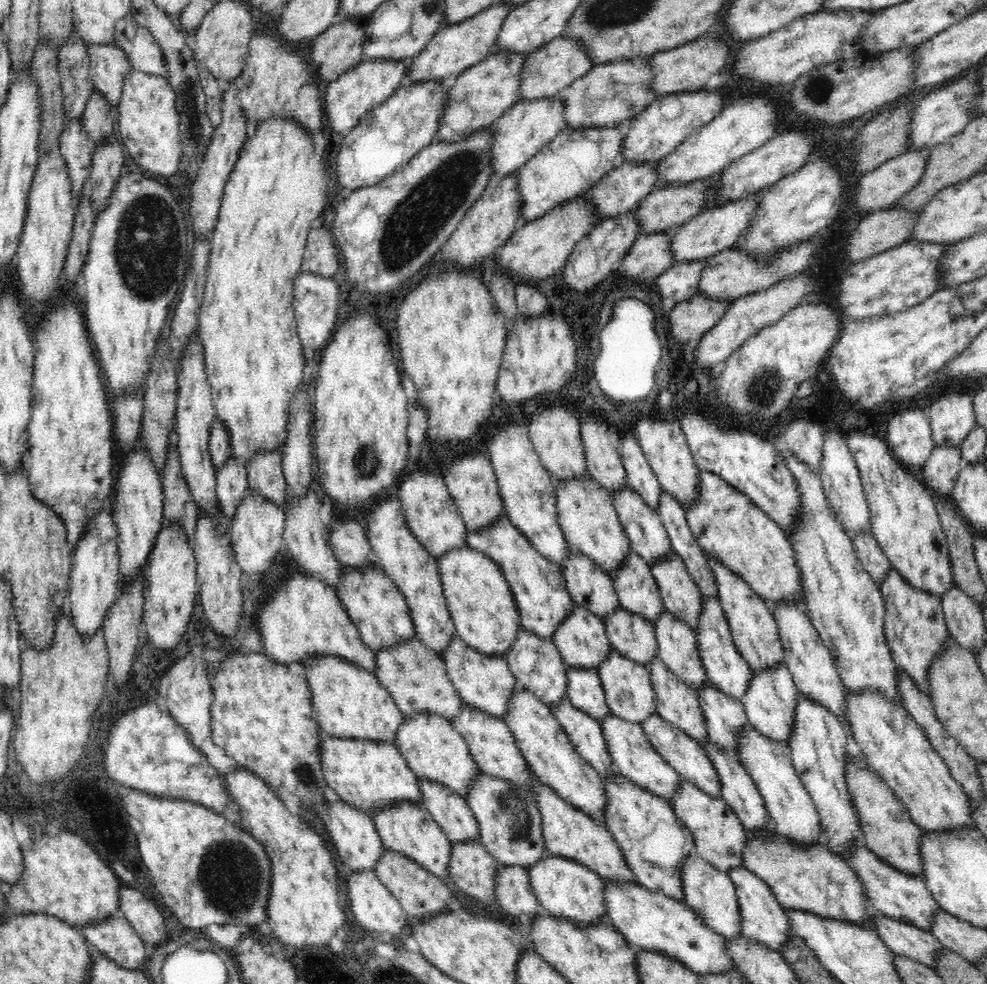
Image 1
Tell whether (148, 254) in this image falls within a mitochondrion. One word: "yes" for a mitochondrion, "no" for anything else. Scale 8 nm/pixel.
yes

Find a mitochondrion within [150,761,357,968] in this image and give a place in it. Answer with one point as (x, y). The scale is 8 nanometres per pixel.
(230, 872)

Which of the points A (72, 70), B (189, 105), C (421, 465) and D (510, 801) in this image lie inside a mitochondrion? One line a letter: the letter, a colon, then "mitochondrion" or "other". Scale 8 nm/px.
A: mitochondrion
B: mitochondrion
C: other
D: mitochondrion

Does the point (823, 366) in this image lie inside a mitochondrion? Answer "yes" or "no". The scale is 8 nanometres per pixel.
no

